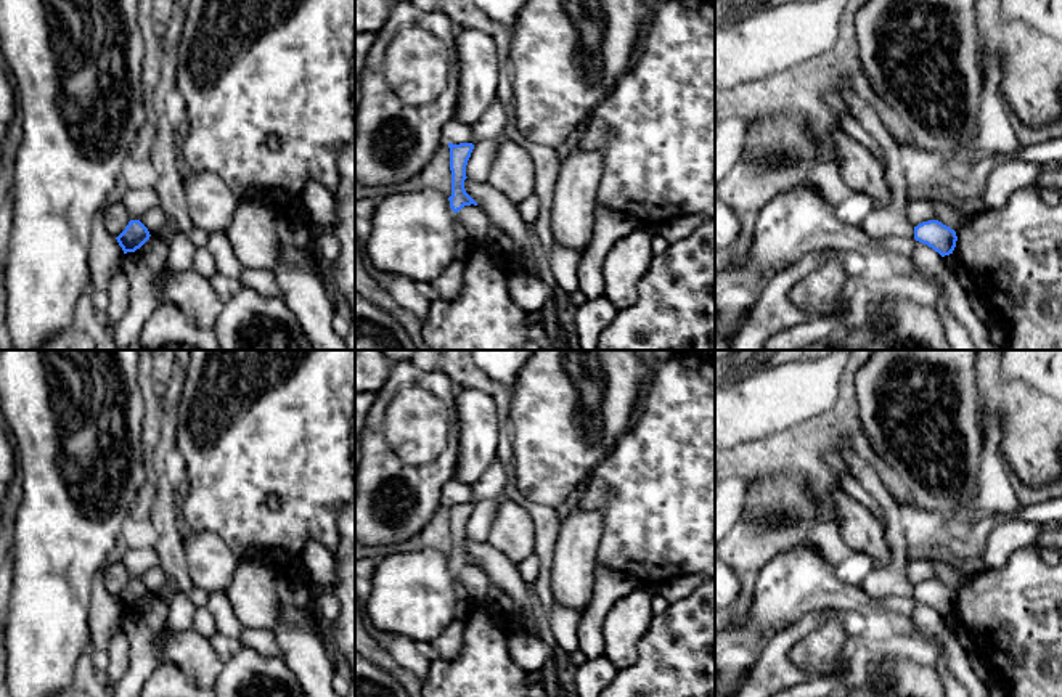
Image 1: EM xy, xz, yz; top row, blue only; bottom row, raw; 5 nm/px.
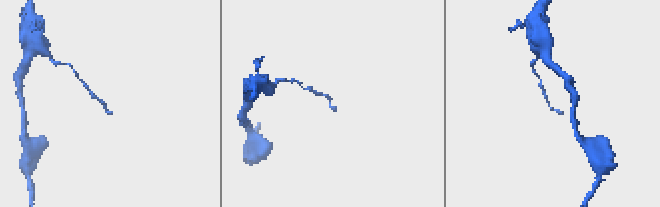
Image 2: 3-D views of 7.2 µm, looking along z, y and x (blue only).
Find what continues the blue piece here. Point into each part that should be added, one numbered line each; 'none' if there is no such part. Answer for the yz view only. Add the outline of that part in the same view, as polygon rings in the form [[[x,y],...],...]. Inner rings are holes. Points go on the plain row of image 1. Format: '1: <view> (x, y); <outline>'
none

